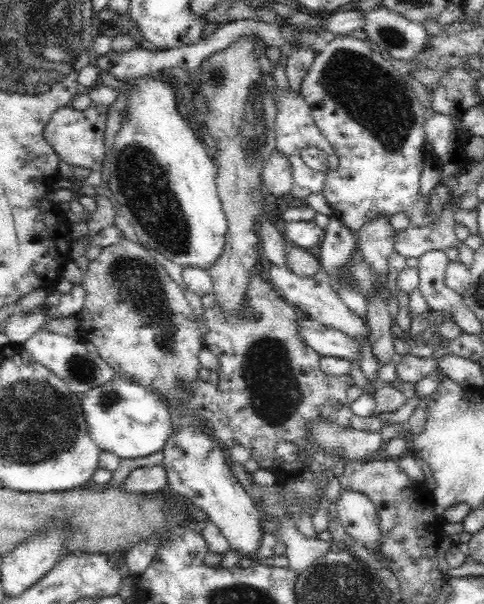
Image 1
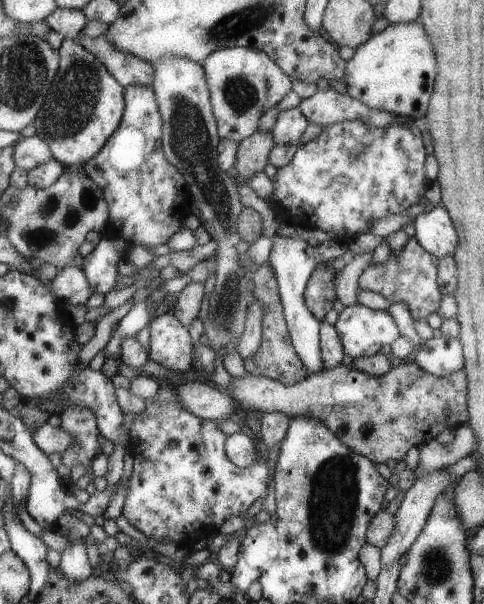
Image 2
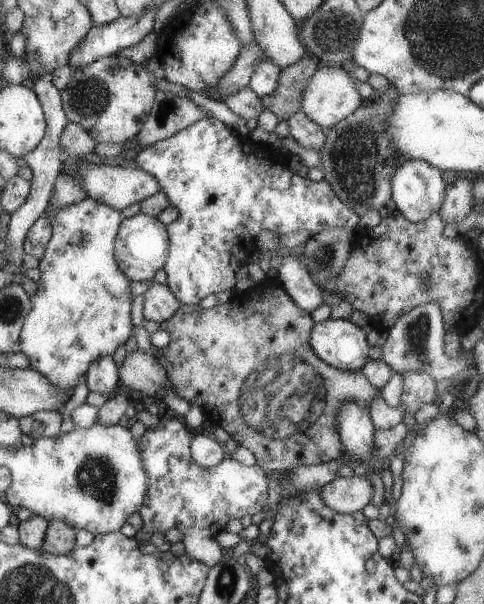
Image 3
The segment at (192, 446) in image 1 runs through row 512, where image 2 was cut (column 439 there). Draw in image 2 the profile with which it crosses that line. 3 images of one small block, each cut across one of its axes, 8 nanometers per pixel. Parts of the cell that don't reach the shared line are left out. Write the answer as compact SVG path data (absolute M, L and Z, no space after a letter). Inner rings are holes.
M441 205L428 209L413 220L414 239L436 258L451 257L457 244L453 221Z

